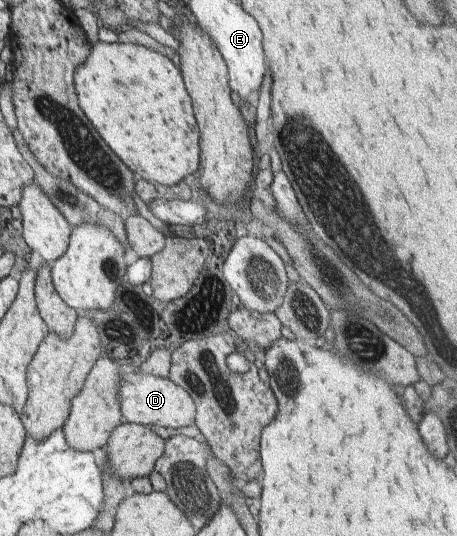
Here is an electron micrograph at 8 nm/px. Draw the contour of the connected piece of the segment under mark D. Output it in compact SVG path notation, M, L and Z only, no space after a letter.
M128 366L119 386L122 422L141 425L157 424L164 428L182 428L195 424L196 403L194 399L169 378L145 375Z

